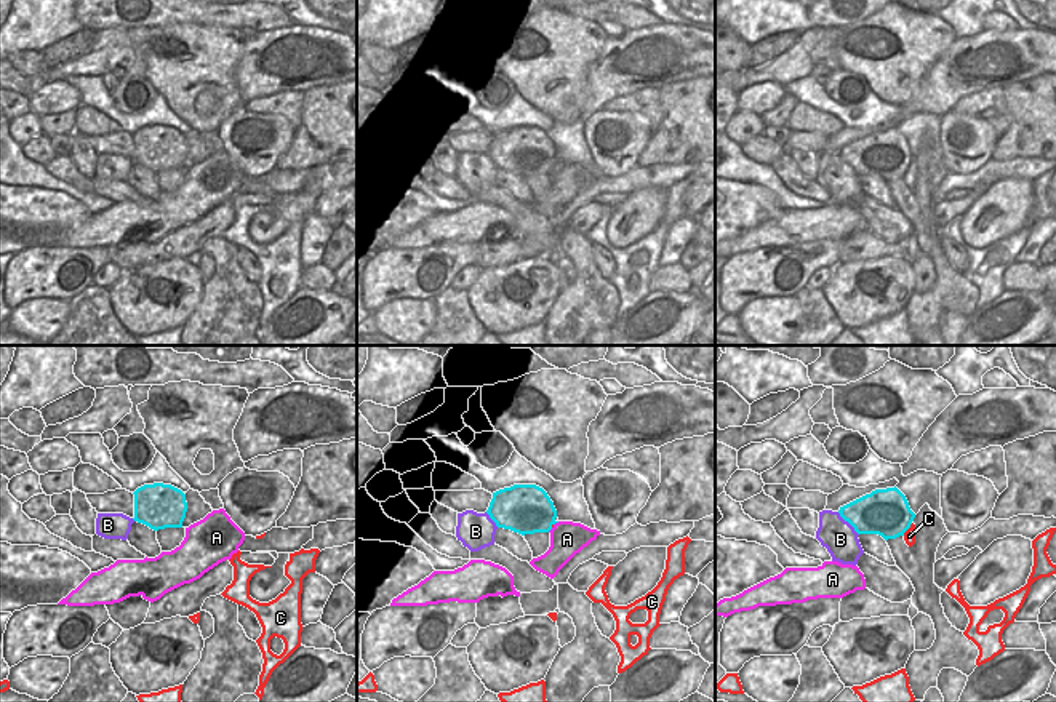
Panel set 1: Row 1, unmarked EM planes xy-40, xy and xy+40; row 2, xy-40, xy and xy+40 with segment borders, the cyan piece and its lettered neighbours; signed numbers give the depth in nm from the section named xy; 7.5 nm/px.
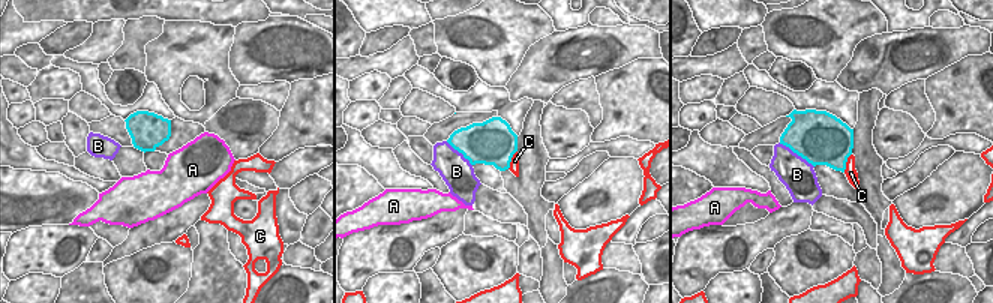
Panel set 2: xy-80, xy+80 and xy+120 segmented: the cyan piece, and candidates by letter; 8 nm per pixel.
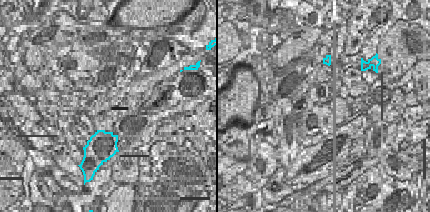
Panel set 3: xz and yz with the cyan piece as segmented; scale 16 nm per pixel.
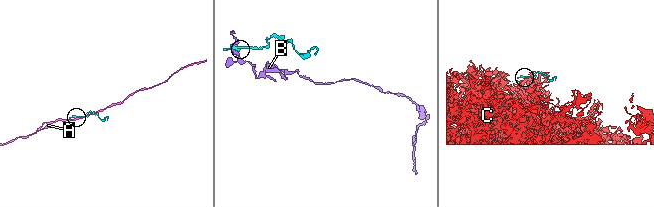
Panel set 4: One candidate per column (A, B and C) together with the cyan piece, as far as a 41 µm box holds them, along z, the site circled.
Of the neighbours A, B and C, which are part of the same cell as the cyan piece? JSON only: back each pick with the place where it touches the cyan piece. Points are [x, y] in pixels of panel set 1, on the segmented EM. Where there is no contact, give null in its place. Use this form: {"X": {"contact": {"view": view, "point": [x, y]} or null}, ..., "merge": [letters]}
{"merge": []}

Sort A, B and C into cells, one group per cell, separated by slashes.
A / B / C

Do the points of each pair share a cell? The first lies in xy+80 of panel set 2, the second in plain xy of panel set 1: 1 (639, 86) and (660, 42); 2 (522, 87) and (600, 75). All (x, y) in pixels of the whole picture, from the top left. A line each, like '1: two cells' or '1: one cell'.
1: two cells
2: one cell

